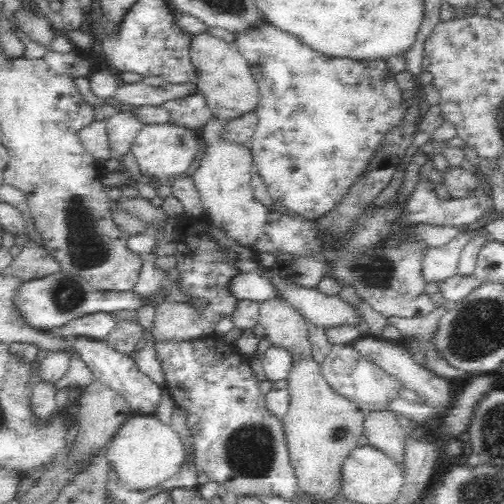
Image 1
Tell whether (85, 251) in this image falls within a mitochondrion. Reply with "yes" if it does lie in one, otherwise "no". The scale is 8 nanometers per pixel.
yes

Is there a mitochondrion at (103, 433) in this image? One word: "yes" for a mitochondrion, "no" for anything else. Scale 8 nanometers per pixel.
no

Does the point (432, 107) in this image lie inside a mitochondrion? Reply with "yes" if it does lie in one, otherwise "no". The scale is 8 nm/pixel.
no

